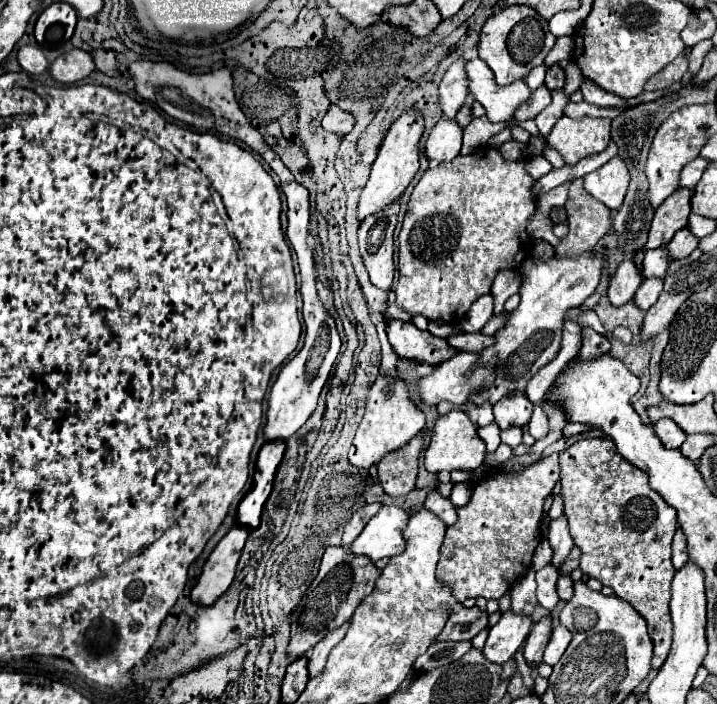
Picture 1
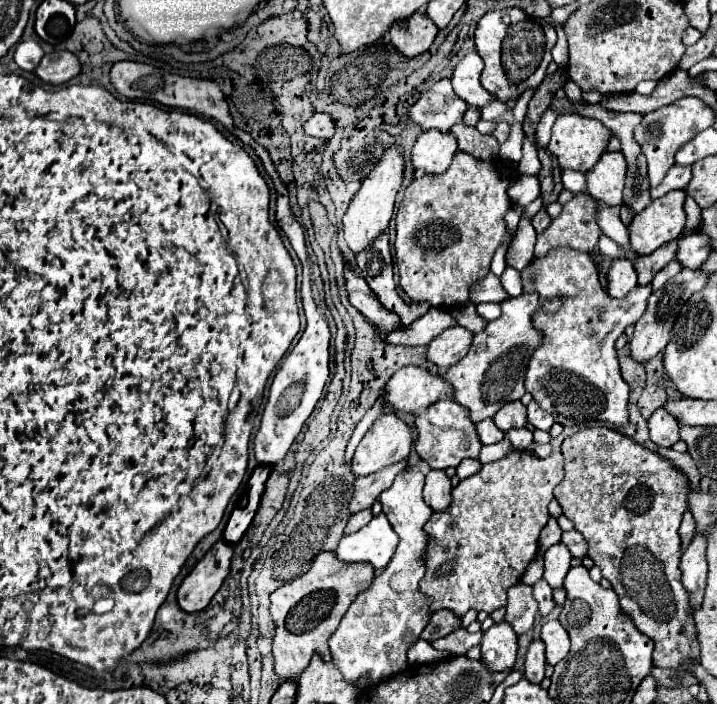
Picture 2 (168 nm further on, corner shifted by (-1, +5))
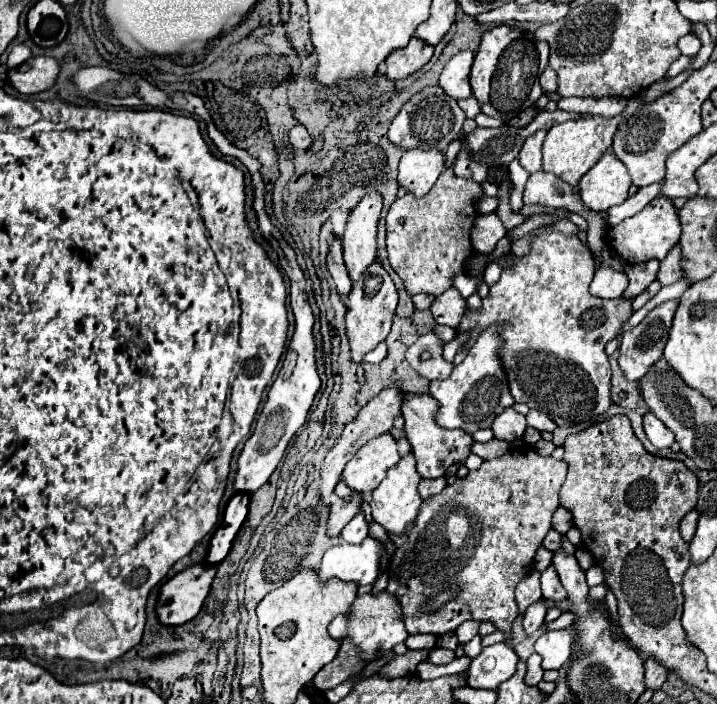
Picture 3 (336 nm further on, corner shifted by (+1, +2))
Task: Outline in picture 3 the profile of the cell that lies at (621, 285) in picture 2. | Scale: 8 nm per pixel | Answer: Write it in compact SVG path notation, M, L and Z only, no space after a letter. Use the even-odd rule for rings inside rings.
M600 266L590 284L590 294L598 298L620 298L626 290L626 274L608 266Z

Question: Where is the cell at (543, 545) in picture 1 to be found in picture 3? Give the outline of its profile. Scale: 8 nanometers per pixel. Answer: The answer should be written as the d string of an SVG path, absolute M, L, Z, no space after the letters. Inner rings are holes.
M532 570L530 574L526 574L520 584L516 586L516 602L518 602L518 608L520 608L520 614L532 604L536 602L538 598L542 598L540 594L540 572L538 570Z

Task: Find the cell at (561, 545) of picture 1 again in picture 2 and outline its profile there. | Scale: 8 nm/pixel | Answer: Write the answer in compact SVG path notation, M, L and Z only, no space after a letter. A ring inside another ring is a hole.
M562 543L550 547L544 553L544 579L552 589L562 587L564 577L570 569L570 561L572 561L572 555L568 553L568 547Z

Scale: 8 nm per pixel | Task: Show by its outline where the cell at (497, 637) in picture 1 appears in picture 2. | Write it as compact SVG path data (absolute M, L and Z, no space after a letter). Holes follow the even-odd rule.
M508 623L492 625L482 637L482 657L488 671L506 671L516 663L518 635Z

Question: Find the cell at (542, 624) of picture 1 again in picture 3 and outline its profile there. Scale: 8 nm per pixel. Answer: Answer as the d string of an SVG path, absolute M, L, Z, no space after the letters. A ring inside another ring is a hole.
M532 654L528 658L528 672L526 672L526 678L524 678L528 686L536 686L542 680L544 670L542 670L540 662L542 662L542 656L538 656L538 654Z

